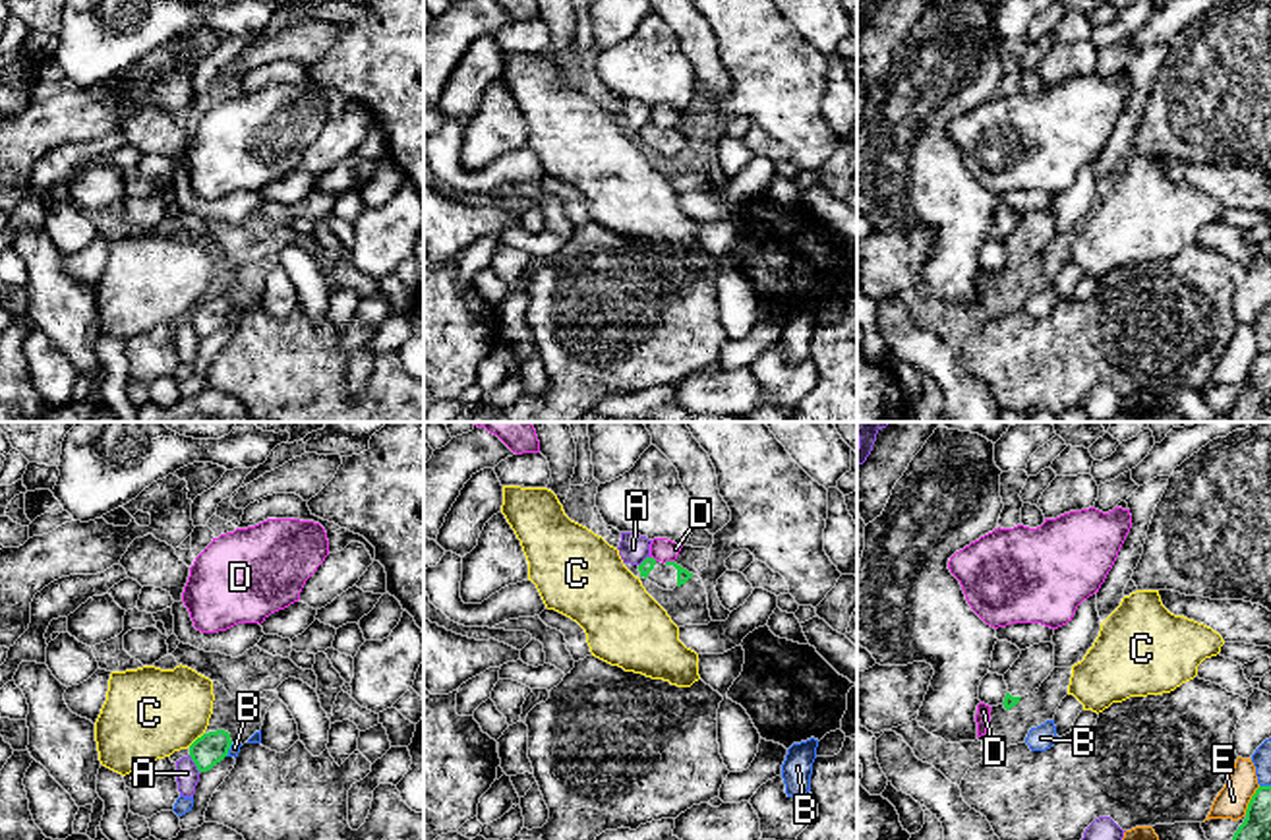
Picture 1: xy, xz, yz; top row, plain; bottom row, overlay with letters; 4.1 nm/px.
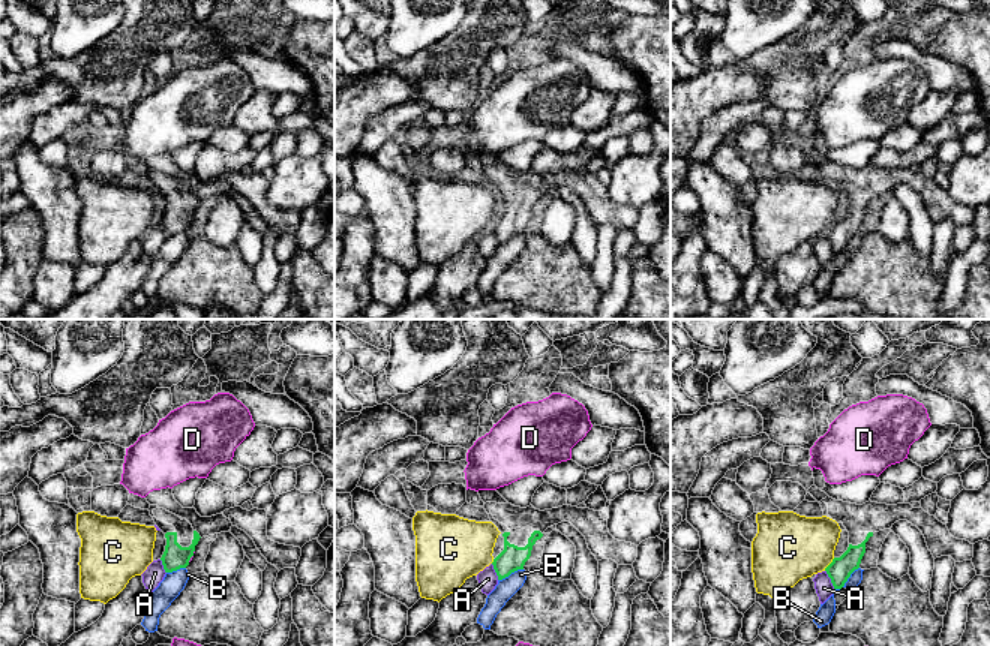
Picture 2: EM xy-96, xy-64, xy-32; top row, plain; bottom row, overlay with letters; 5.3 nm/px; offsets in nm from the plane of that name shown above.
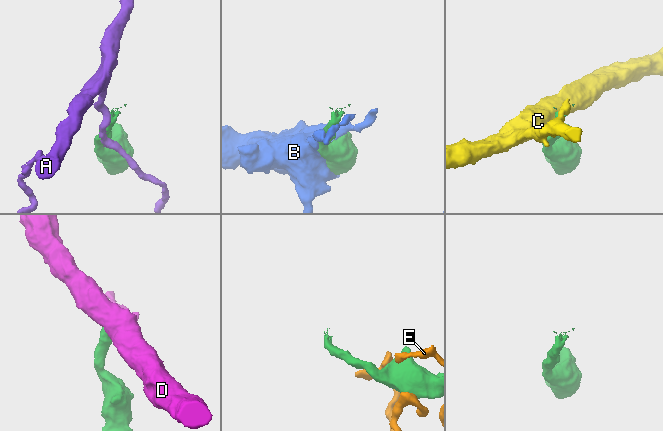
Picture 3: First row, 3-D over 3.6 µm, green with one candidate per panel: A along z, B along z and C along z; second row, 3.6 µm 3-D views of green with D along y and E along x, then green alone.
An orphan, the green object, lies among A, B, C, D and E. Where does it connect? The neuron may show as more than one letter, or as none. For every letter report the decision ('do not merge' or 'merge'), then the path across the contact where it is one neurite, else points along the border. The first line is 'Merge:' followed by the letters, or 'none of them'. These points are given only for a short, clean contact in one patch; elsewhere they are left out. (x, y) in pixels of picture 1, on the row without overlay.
Merge: none of them
A: do not merge
B: do not merge
C: do not merge; border along xy (204, 299), (188, 312)
D: do not merge; border along xz (674, 126), (664, 128)
E: do not merge

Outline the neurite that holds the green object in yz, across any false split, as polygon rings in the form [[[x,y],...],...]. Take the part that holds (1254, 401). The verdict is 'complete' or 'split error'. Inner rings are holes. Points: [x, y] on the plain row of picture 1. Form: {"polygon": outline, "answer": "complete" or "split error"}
{"polygon": [[[1259,352],[1252,362],[1228,418],[1230,422],[1271,422],[1271,352]]], "answer": "complete"}

